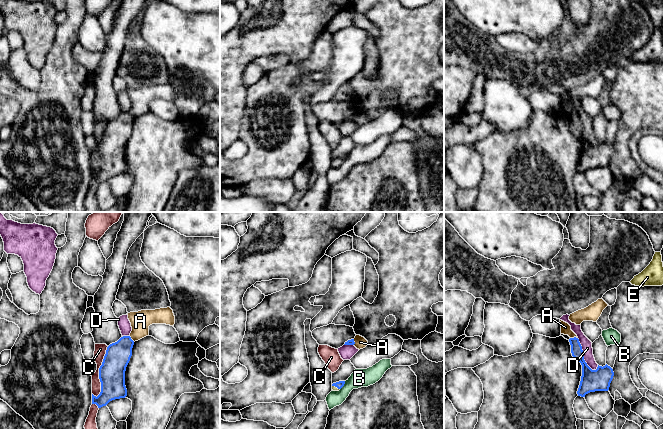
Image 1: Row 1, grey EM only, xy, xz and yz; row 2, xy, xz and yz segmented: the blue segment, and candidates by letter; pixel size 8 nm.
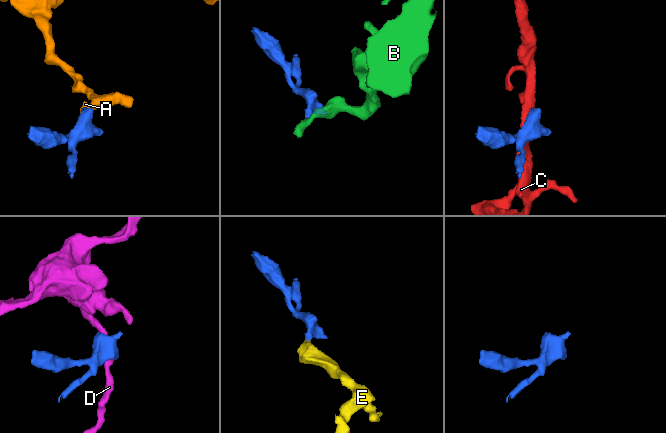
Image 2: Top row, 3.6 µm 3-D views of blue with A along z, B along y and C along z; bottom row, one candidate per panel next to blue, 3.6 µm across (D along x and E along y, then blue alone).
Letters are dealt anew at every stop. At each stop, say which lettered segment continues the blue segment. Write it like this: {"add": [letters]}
{"add": ["E"]}

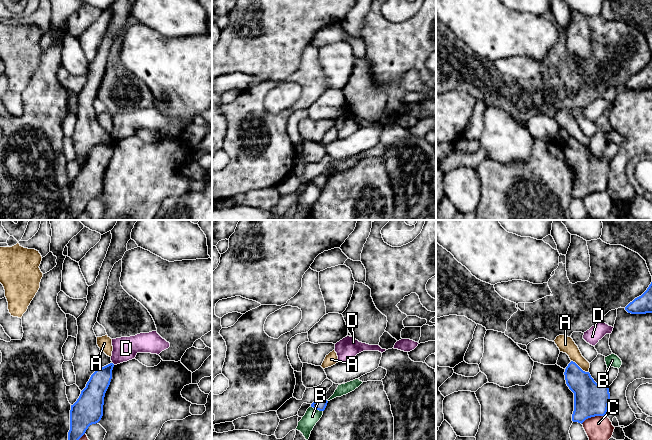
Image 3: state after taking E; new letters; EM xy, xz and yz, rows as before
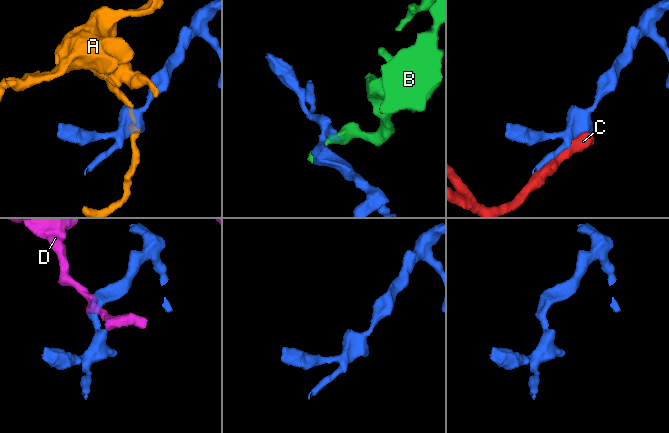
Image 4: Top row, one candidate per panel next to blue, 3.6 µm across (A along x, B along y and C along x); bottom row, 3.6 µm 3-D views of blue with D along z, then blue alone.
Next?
{"add": []}

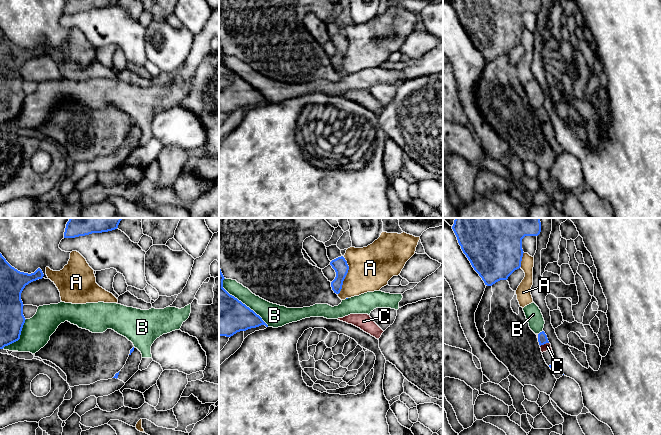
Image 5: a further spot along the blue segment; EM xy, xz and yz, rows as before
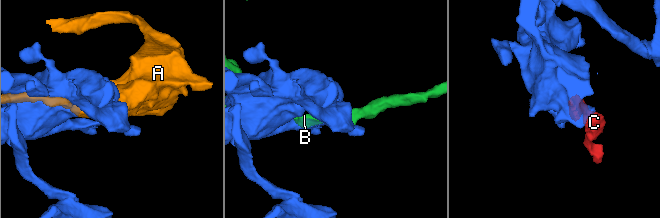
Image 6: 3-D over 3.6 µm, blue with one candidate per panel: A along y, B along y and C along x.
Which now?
{"add": ["C"]}

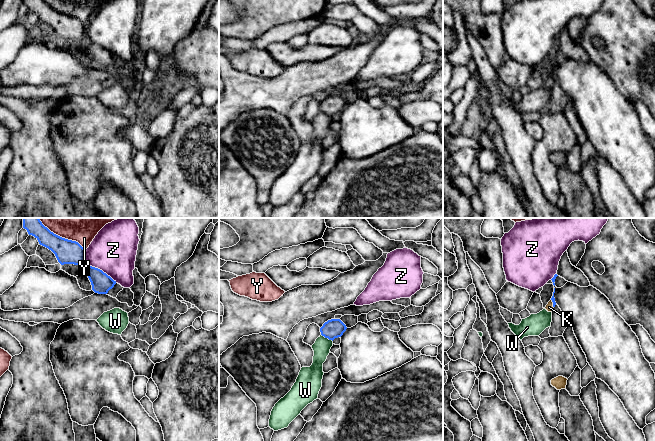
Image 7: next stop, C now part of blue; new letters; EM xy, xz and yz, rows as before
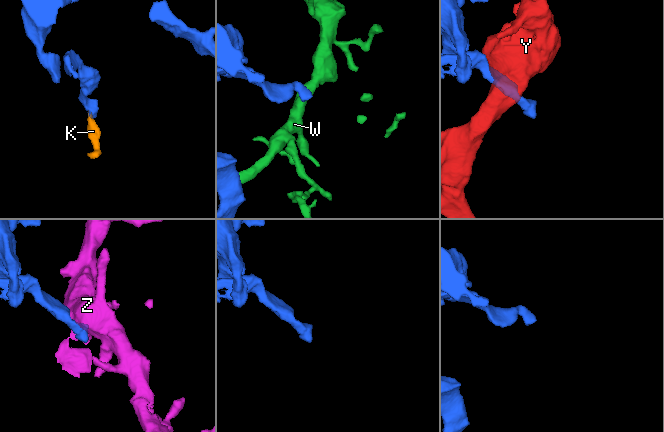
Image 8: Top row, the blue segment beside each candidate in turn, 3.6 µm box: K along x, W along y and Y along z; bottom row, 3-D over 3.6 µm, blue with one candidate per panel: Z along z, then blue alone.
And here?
{"add": ["K"]}

